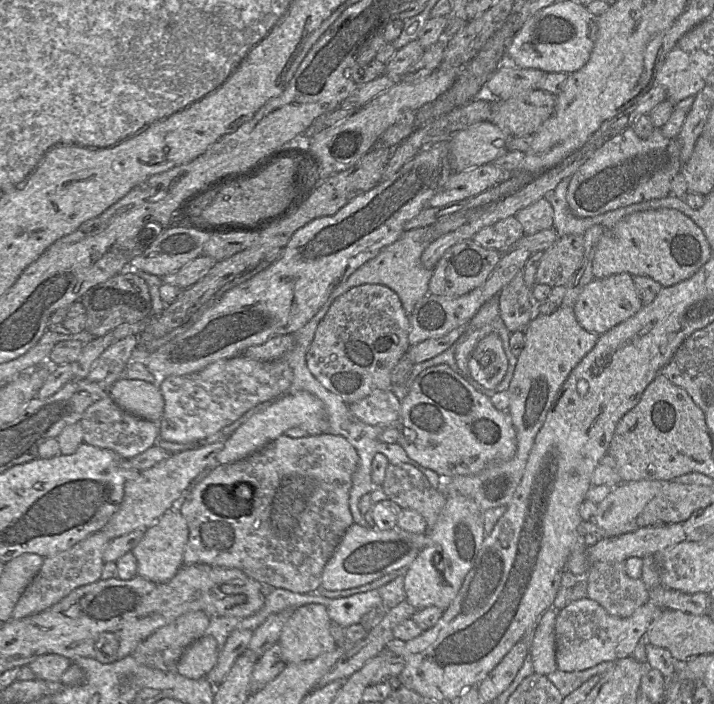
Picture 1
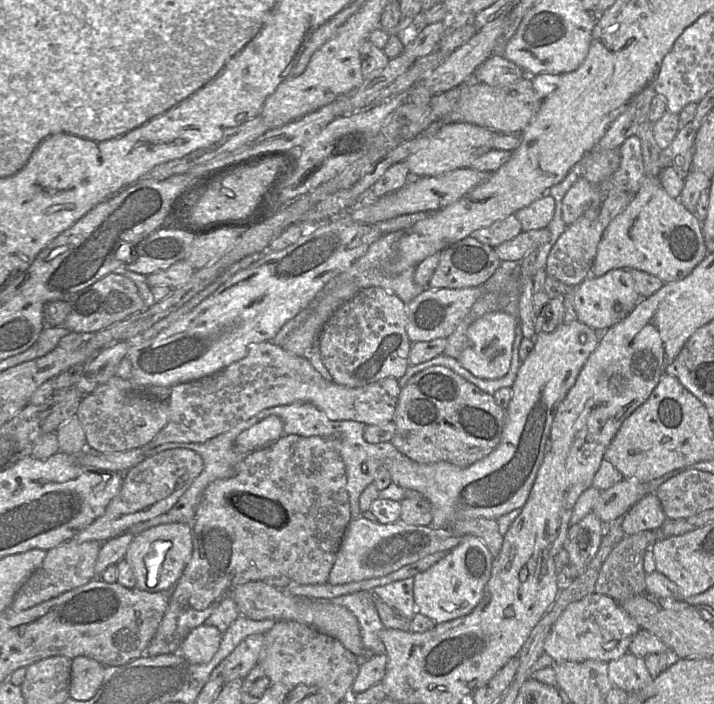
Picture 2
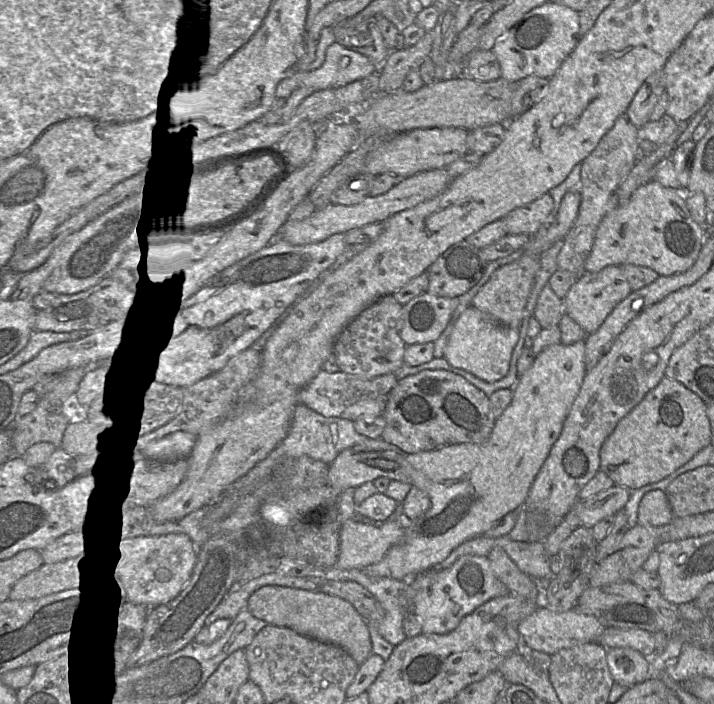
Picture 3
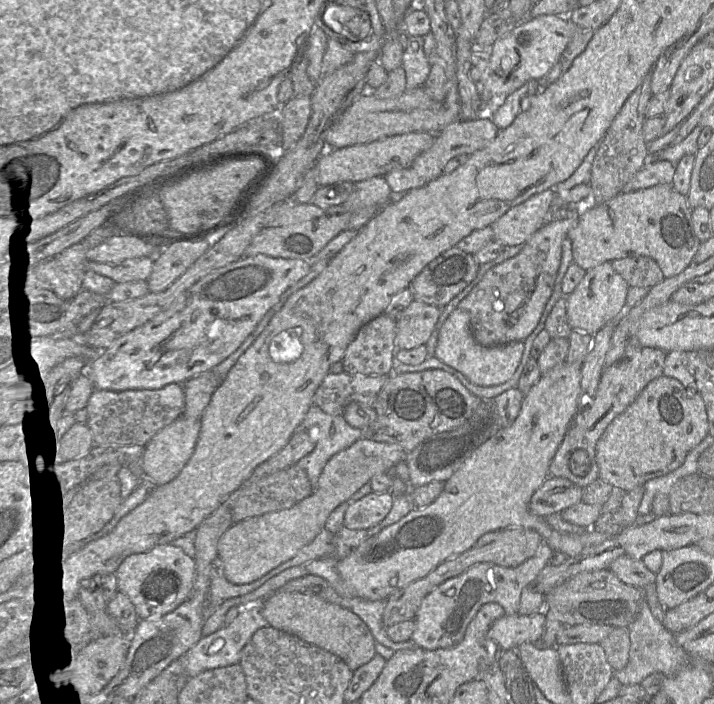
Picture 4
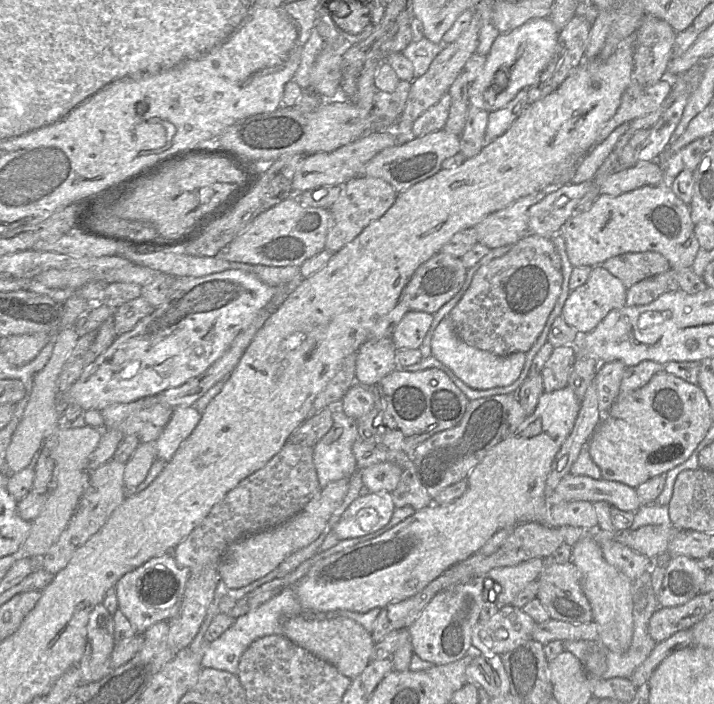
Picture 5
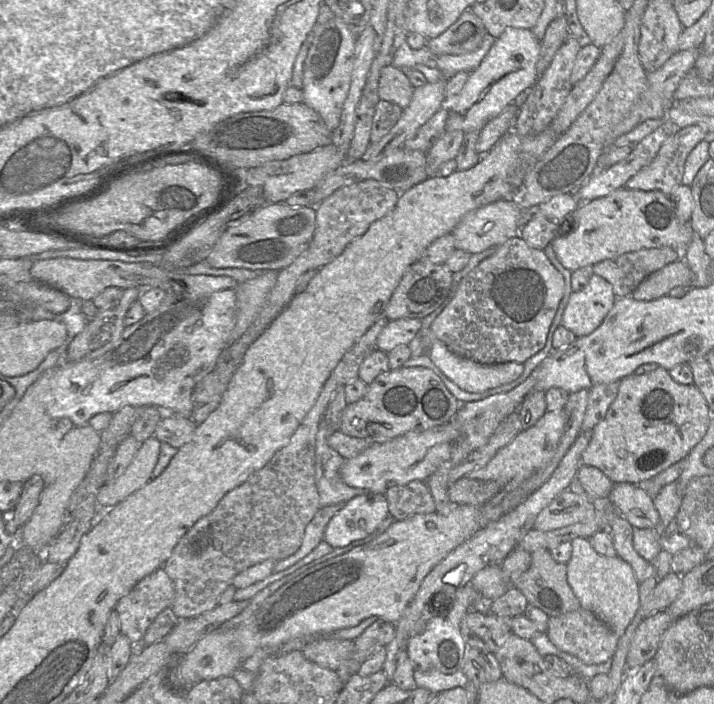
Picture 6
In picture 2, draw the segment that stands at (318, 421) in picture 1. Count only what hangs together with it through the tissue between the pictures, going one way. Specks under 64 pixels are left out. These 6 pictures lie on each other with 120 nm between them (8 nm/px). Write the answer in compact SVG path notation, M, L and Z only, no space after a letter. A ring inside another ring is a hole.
M268 416L243 430L235 439L235 447L239 452L263 448L281 437L283 428L283 422L278 416Z

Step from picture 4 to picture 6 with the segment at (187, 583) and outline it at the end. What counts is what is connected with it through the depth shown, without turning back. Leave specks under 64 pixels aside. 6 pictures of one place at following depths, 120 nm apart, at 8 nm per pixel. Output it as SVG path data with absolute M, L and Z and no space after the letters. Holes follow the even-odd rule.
M160 567L118 600L115 610L119 615L120 633L137 646L135 650L141 646L143 636L156 616L171 606L174 594L173 581Z

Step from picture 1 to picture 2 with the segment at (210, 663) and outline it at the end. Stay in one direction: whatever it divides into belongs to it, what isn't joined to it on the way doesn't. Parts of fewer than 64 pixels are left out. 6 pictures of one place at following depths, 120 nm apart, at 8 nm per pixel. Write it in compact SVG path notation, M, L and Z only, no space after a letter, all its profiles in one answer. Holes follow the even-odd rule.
M205 624L194 628L185 638L179 649L189 663L206 664L220 648L223 633L214 626Z

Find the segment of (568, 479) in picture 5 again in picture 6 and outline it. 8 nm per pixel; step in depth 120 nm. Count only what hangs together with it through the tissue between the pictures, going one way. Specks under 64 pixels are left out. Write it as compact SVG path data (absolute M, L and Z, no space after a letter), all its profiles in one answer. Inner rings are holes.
M615 483L608 501L634 528L655 528L660 523L652 497L638 485Z

